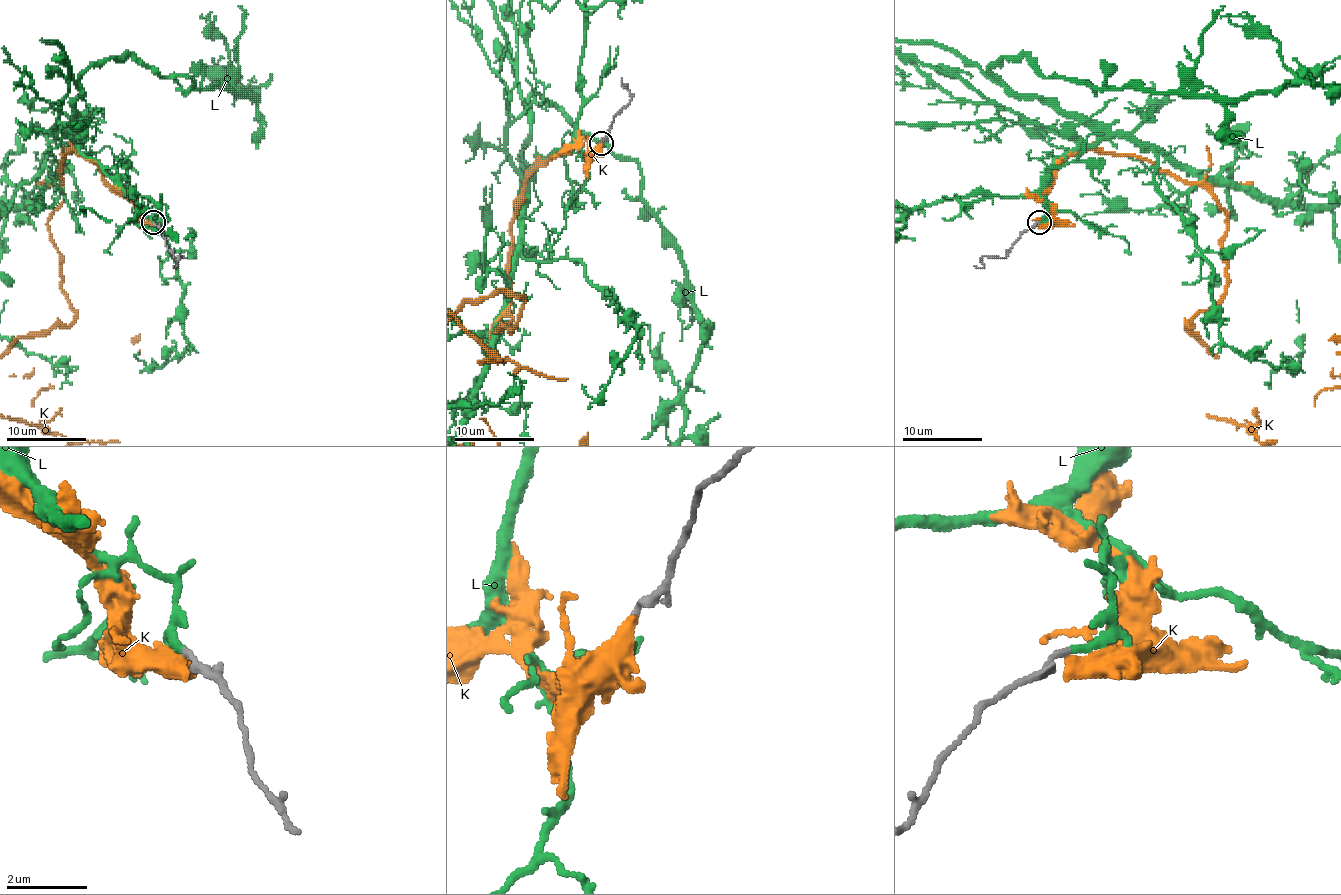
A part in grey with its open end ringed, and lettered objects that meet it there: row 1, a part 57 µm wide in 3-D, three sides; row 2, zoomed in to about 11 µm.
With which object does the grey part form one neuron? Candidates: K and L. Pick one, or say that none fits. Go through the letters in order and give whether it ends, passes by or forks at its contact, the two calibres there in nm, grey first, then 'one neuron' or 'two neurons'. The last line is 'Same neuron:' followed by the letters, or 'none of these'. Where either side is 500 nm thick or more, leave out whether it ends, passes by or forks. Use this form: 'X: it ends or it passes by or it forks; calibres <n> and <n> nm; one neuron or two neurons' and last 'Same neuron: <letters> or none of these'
K: it ends; calibres 190 and 420 nm; two neurons
L: it ends; calibres 190 and 170 nm; one neuron
Same neuron: L

